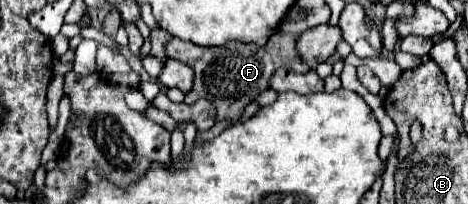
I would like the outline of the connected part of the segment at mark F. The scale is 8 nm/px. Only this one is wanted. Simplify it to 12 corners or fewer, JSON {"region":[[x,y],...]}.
{"region":[[297,35],[263,47],[227,41],[199,47],[171,37],[167,57],[195,71],[195,89],[215,123],[241,119],[279,67],[309,71]]}

